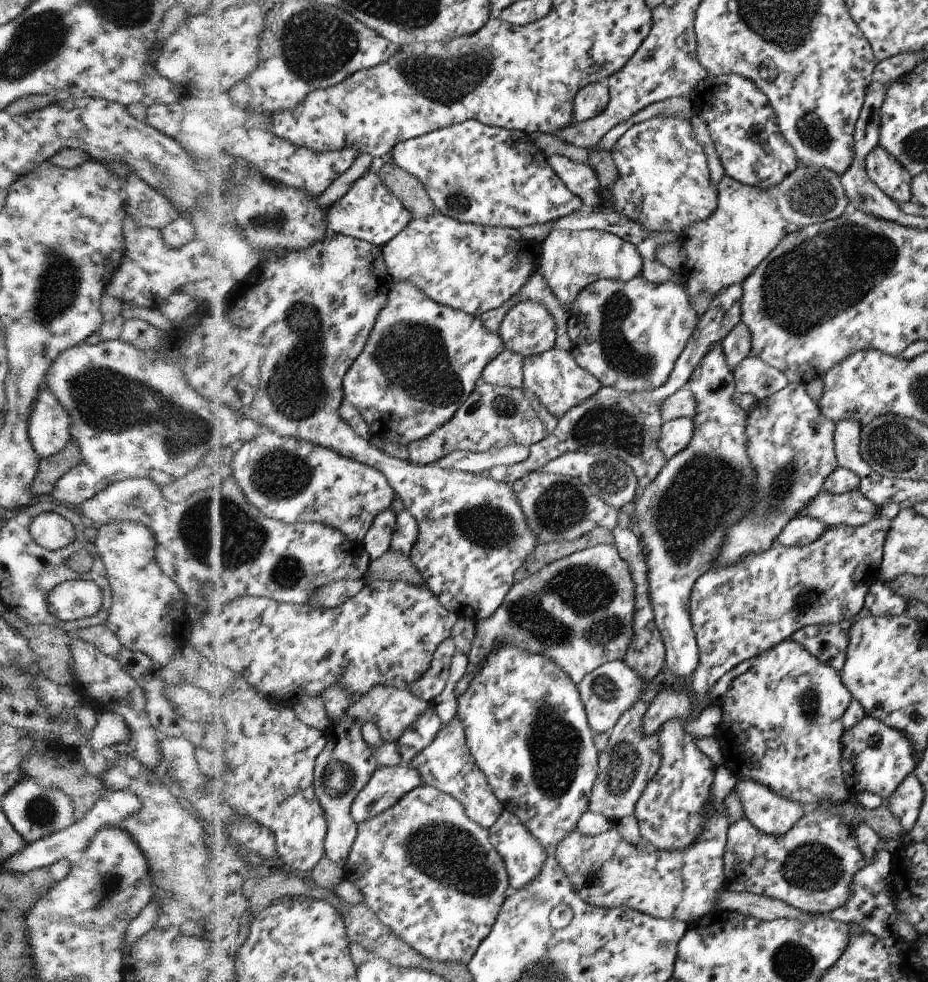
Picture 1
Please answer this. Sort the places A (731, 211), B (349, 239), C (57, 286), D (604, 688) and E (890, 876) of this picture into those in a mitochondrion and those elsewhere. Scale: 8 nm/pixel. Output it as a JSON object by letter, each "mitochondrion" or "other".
{"A":"other","B":"other","C":"mitochondrion","D":"mitochondrion","E":"other"}

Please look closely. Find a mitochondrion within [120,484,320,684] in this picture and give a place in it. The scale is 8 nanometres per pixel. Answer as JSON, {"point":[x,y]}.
{"point":[222,532]}

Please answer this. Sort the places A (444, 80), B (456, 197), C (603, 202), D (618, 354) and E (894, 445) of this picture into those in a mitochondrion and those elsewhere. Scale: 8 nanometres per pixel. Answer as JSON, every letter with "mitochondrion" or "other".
{"A":"mitochondrion","B":"mitochondrion","C":"other","D":"mitochondrion","E":"mitochondrion"}

